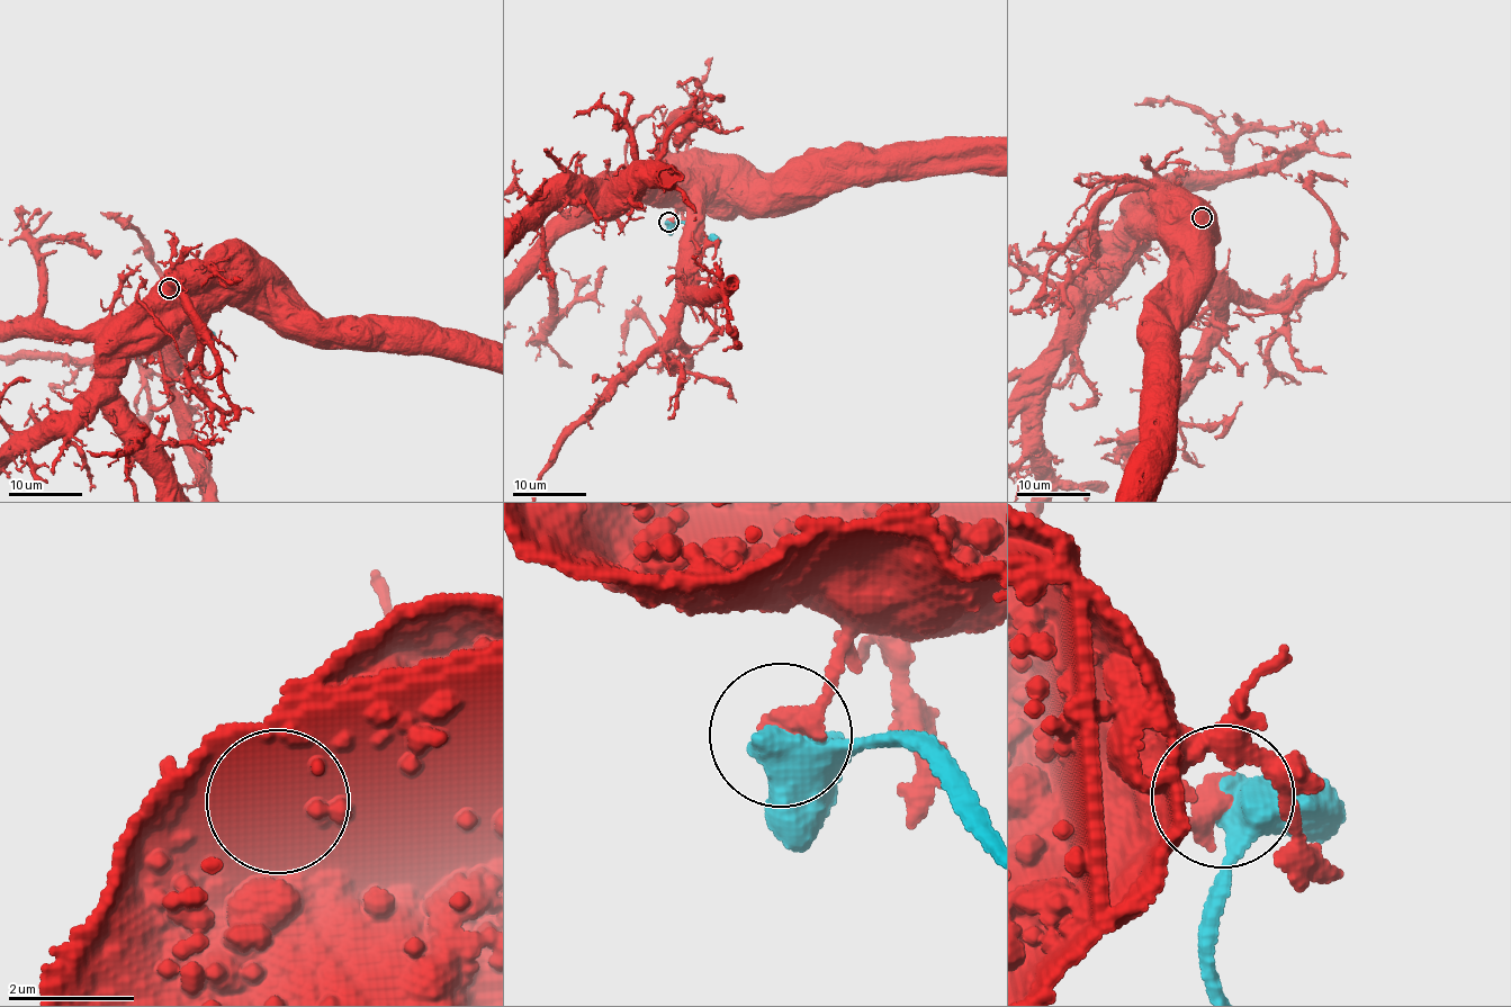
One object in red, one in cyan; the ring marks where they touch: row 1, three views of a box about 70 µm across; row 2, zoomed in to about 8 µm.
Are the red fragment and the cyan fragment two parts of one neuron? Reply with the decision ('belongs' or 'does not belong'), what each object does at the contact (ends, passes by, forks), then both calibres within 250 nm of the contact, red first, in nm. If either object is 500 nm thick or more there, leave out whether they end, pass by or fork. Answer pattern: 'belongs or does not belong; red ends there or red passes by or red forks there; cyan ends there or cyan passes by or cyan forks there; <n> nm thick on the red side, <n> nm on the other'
does not belong; 400 nm thick on the red side, 550 nm on the other

